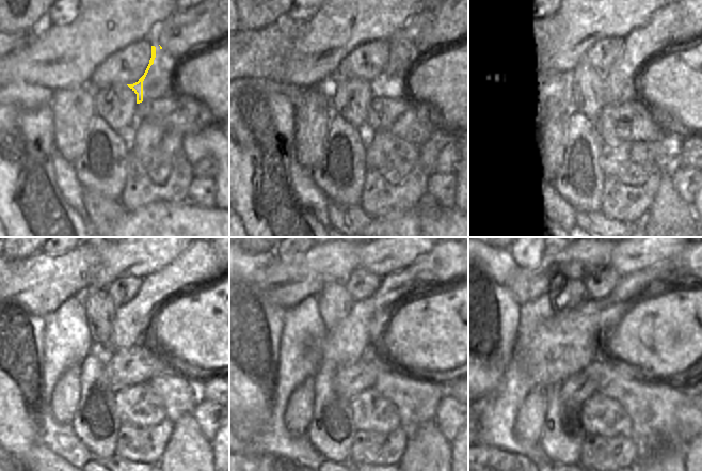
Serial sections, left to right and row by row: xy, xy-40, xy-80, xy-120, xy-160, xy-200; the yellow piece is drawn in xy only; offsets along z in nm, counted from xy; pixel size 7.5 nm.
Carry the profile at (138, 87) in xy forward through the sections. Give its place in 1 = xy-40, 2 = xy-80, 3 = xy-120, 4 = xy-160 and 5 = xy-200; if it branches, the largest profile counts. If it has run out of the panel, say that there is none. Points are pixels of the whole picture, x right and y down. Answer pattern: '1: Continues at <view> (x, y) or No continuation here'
1: Continues at xy-40 (404, 37)
2: Continues at xy-80 (664, 25)
3: Continues at xy-120 (197, 264)
4: Continues at xy-160 (446, 261)
5: Continues at xy-200 (559, 347)

